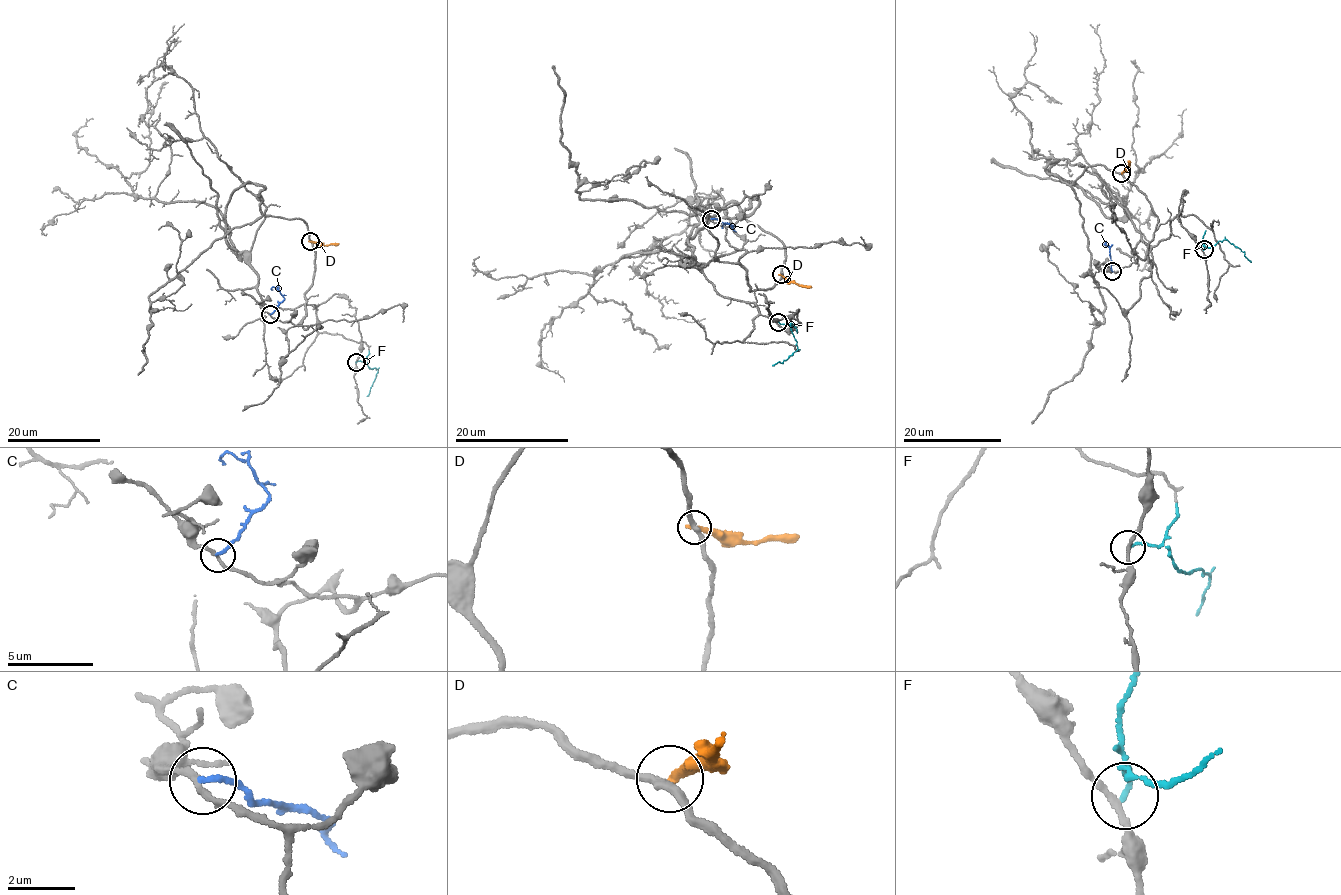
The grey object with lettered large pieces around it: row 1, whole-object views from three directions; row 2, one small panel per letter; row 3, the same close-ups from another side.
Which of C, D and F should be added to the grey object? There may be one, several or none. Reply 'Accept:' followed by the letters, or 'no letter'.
Accept: no letter

